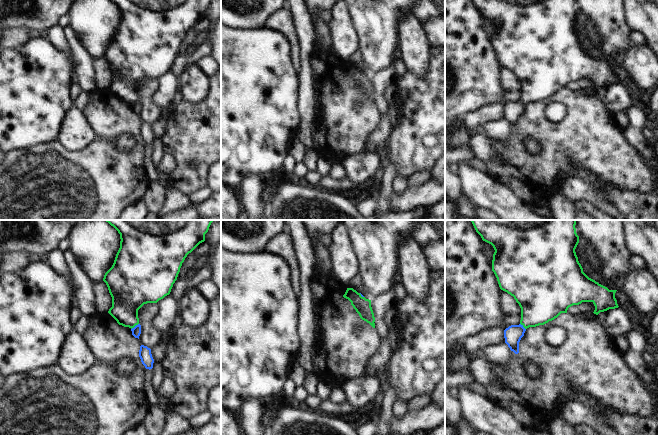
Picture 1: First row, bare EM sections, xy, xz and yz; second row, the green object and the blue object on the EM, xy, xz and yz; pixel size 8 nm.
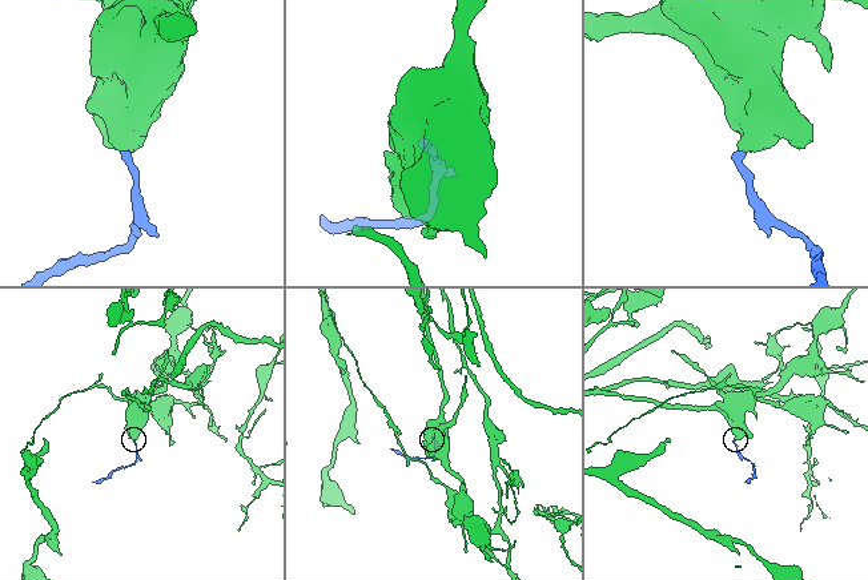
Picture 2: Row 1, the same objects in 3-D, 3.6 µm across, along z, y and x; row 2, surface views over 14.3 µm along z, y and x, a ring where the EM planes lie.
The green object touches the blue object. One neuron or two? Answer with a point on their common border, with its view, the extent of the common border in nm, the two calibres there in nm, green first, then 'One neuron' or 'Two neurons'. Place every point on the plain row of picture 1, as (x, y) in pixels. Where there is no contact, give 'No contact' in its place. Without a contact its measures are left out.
Touches green at xy (134, 102). Shared border 80 nm. Thickness 280 nm (green) against 80 nm. Two neurons.

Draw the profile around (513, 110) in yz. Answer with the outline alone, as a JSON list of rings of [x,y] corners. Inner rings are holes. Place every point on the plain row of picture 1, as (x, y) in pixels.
[[[511,101],[504,106],[505,119],[515,130],[519,129],[519,118],[524,112],[526,105],[523,101]]]

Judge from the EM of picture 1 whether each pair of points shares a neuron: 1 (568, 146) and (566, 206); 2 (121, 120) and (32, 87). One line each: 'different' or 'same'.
1: different
2: different

